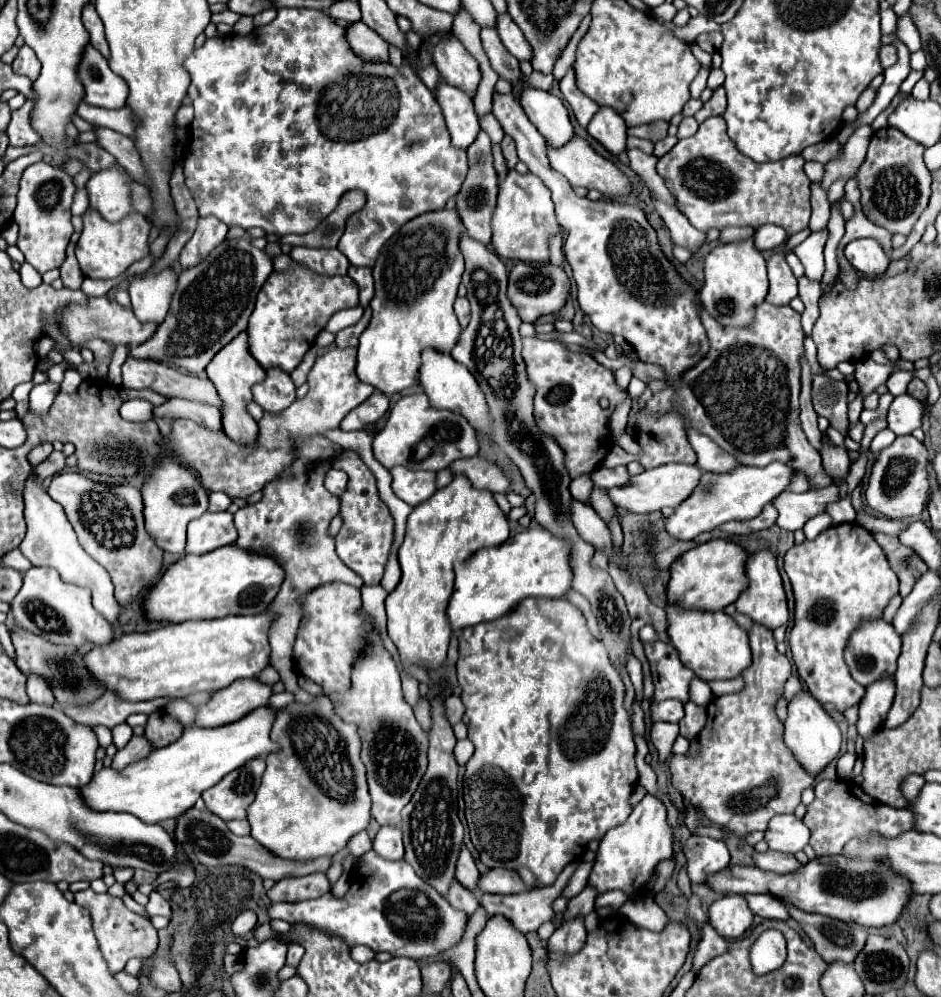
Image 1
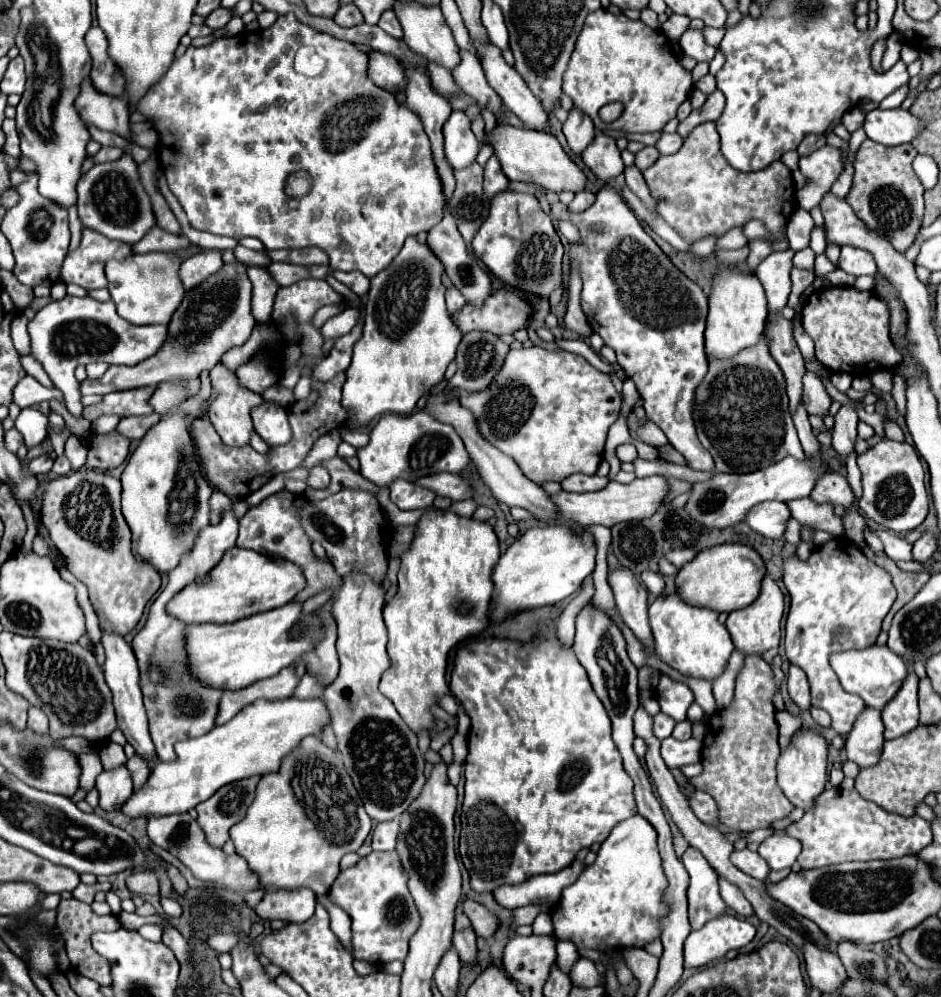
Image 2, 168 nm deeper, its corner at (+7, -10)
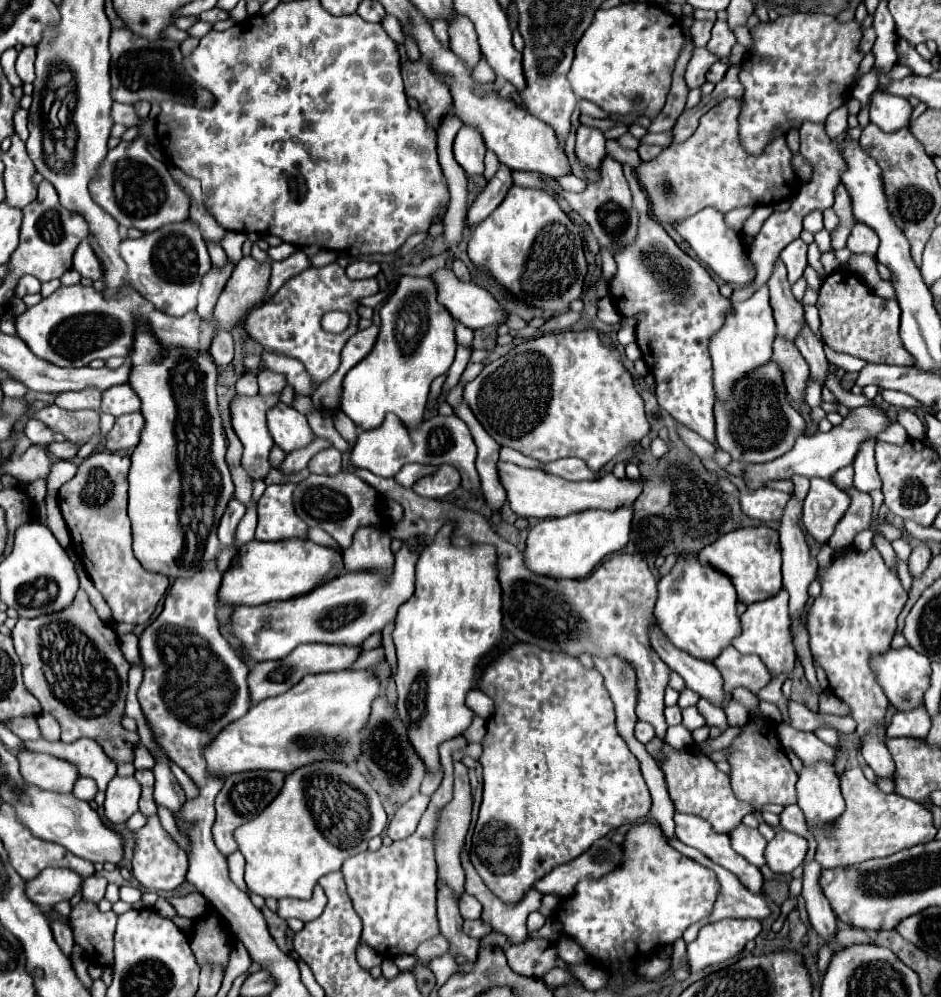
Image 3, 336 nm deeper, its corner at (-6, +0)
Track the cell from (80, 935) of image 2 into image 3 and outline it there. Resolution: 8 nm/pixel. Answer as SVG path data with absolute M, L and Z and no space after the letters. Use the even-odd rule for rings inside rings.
M81 899L75 907L71 907L69 921L75 943L85 951L87 961L101 967L111 967L117 913L101 913L97 903Z

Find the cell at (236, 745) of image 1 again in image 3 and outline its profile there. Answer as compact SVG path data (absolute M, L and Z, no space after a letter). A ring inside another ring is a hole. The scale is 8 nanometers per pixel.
M367 669L307 675L289 691L263 699L241 719L227 725L203 753L207 773L223 779L251 769L291 773L321 759L339 759L355 767L355 759L361 755L359 731L365 725L377 695L379 683Z

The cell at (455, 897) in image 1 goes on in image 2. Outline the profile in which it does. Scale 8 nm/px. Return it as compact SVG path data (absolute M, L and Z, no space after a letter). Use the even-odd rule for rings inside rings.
M460 931L454 933L454 947L460 953L460 959L464 965L472 967L478 961L478 947L476 947L476 935L474 931Z

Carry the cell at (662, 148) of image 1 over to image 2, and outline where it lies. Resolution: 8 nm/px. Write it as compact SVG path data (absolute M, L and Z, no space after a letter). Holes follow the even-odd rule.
M644 147L642 151L636 153L634 165L636 165L640 171L644 171L644 169L648 169L648 167L658 159L658 157L660 157L660 153L658 153L656 147Z

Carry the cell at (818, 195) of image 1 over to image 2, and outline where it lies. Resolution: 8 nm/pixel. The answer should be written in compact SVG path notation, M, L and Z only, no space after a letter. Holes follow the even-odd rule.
M816 227L816 229L812 231L810 247L812 247L812 251L814 251L816 255L824 253L824 249L826 249L826 237L824 237L824 229L822 229L822 227Z

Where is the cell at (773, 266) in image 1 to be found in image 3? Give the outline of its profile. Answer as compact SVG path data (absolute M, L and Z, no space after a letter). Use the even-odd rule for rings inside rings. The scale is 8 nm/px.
M795 239L793 243L789 243L783 251L781 251L781 257L783 265L787 267L787 273L789 273L789 283L793 285L805 271L807 267L807 245L801 241L801 239Z

